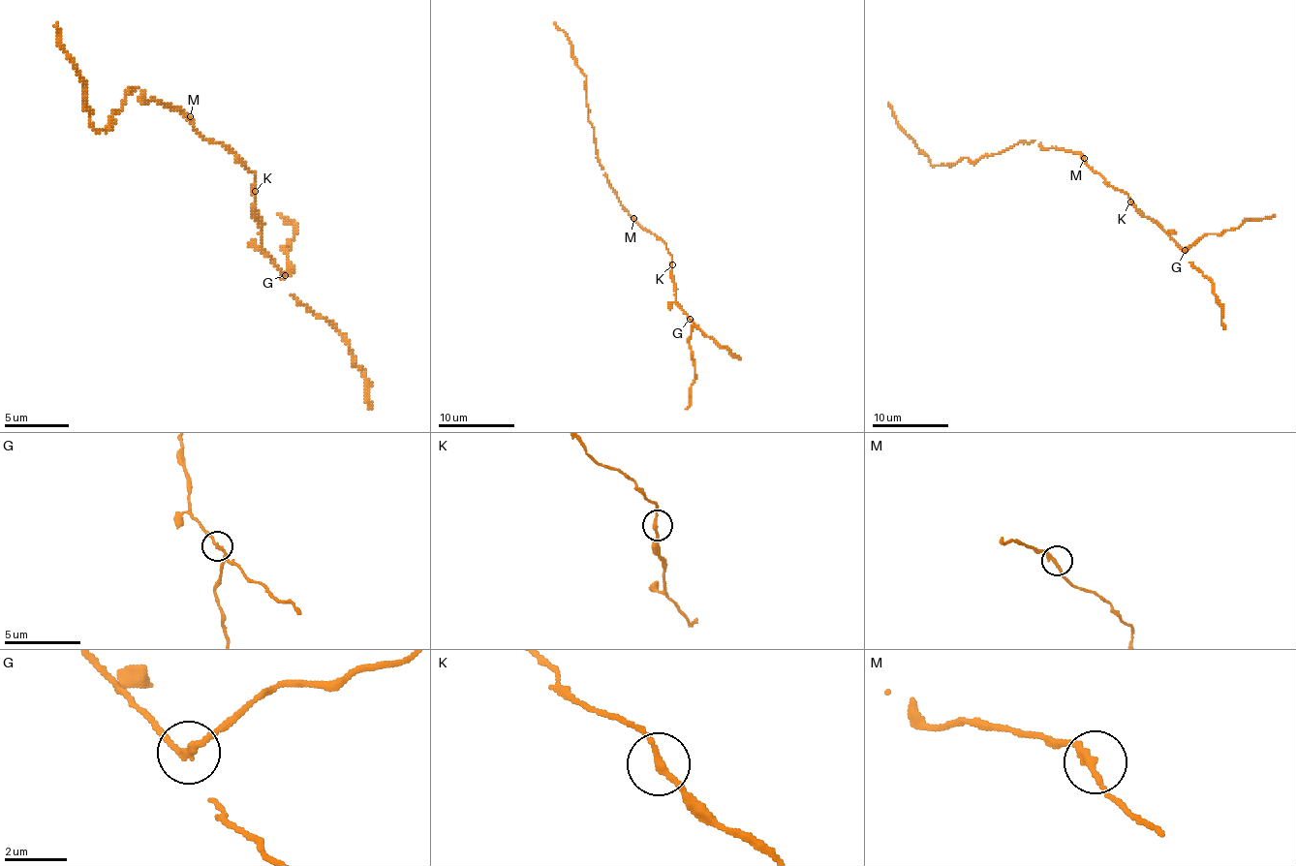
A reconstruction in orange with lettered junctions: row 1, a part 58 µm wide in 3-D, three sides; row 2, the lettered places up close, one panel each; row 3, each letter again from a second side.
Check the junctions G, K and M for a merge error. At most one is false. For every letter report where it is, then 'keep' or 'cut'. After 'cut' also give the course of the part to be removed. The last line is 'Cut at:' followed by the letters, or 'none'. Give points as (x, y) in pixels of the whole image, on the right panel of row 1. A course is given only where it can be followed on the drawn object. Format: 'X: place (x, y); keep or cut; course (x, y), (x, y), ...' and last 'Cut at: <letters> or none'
G: place (1185, 250); cut; course (1186, 251), (1208, 233), (1235, 230), (1247, 220), (1269, 218), (1275, 215)
K: place (1130, 201); keep
M: place (1084, 158); keep
Cut at: G

